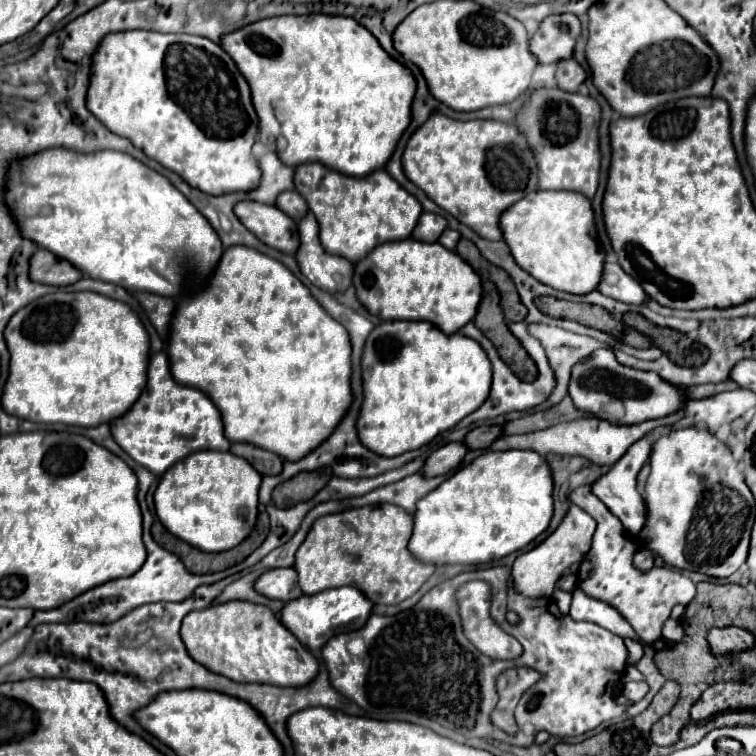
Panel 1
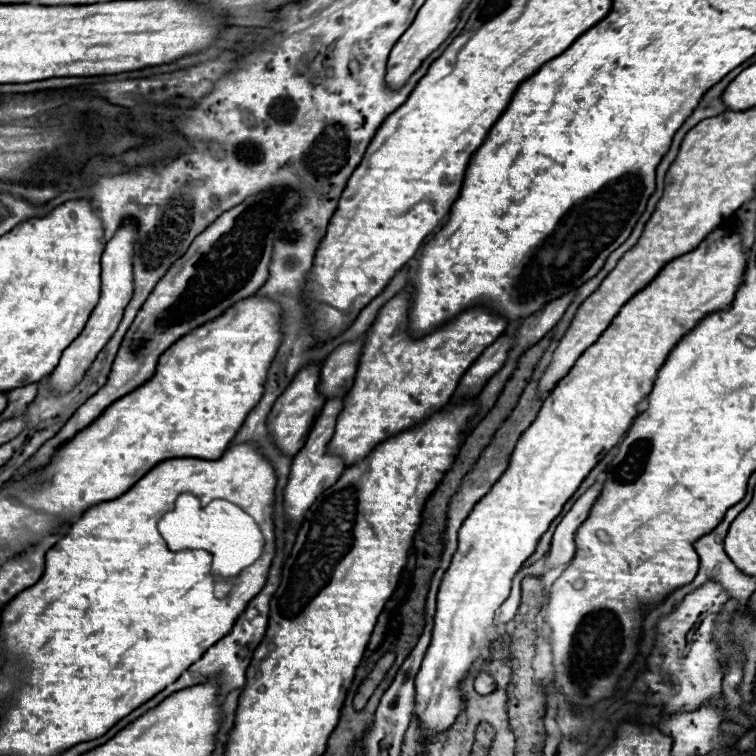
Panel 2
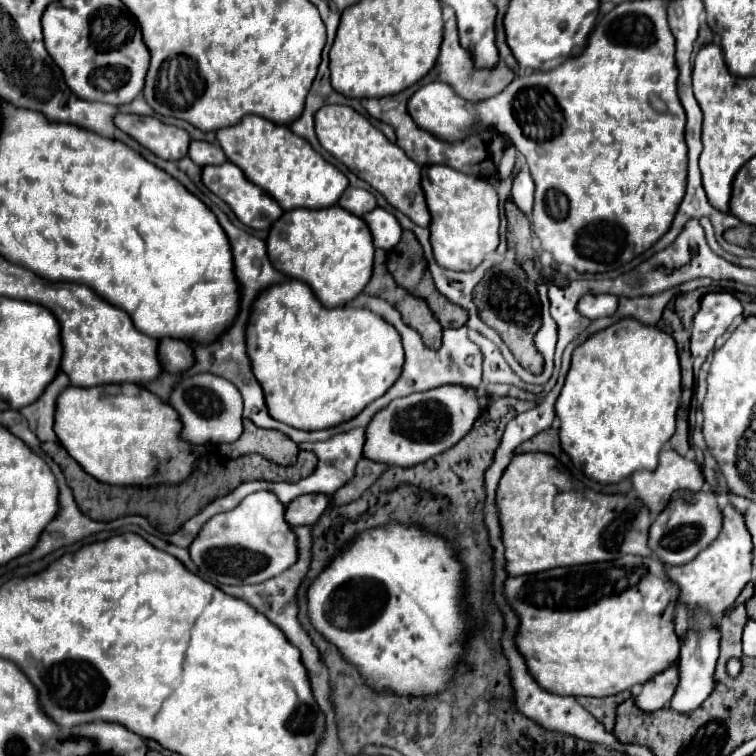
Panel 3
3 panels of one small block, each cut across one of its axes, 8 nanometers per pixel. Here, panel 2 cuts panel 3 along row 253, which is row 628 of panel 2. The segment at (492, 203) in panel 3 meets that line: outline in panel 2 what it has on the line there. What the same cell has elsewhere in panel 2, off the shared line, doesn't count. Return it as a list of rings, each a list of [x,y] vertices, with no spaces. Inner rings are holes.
[[[718,228],[704,240],[700,250],[688,252],[688,256],[678,256],[668,262],[660,274],[640,290],[624,308],[616,314],[604,334],[576,360],[570,372],[554,386],[550,396],[542,402],[536,420],[522,432],[516,450],[510,456],[508,468],[502,472],[494,488],[480,498],[472,508],[470,516],[464,520],[458,532],[458,550],[444,574],[438,592],[438,606],[434,616],[434,632],[422,666],[416,676],[416,696],[414,696],[414,716],[420,724],[420,732],[428,738],[432,734],[446,732],[464,710],[464,696],[460,686],[470,674],[472,666],[482,654],[482,646],[490,646],[488,628],[494,626],[494,612],[510,594],[512,578],[522,568],[522,564],[534,554],[538,540],[548,532],[554,518],[562,512],[568,498],[578,490],[582,480],[590,470],[602,460],[602,456],[620,442],[620,436],[630,428],[636,418],[636,404],[644,400],[654,378],[668,358],[670,350],[686,336],[704,316],[710,312],[726,310],[736,294],[736,288],[744,274],[746,256],[742,252],[740,236],[732,234],[730,228]]]

